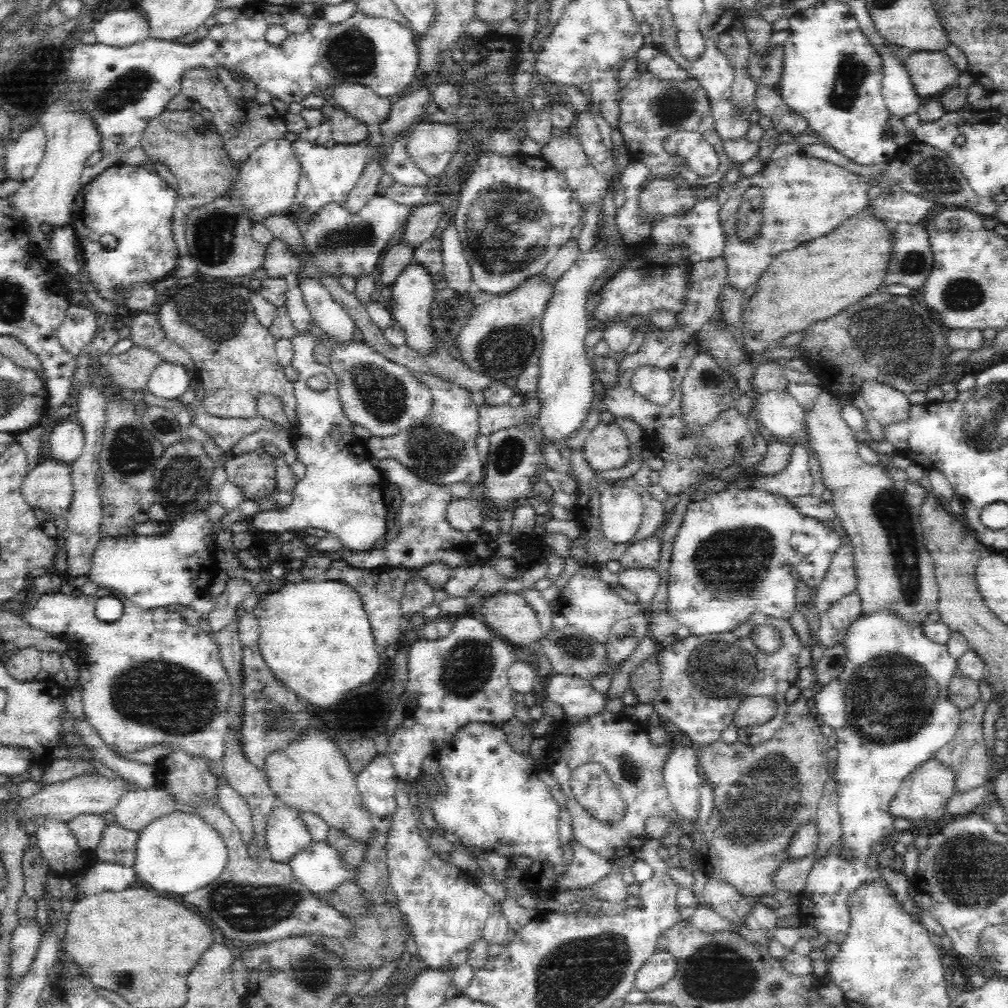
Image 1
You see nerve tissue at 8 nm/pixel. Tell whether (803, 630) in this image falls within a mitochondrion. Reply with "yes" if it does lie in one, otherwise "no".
no

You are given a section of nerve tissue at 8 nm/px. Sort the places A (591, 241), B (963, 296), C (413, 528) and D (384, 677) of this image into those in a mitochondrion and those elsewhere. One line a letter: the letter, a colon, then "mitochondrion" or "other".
A: other
B: mitochondrion
C: other
D: other

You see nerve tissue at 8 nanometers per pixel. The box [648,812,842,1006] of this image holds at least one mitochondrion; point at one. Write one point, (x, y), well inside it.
(716, 972)

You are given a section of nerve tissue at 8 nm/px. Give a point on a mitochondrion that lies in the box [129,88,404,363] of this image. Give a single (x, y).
(218, 313)

